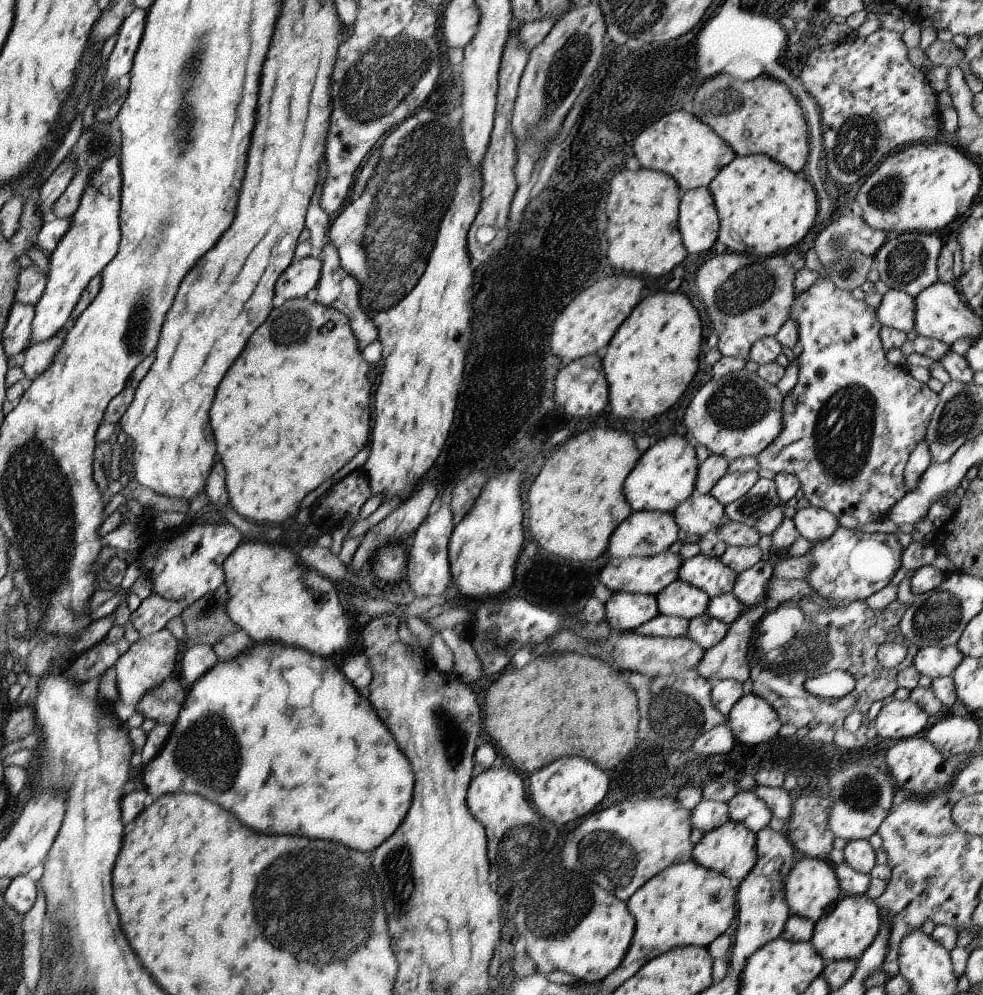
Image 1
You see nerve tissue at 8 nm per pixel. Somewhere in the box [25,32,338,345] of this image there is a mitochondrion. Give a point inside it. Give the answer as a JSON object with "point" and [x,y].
{"point":[100,142]}

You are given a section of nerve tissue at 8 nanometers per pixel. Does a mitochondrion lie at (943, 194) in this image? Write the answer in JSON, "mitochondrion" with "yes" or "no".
{"mitochondrion":"no"}

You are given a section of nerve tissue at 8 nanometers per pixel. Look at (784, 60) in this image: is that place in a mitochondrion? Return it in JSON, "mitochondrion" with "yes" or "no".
{"mitochondrion":"no"}

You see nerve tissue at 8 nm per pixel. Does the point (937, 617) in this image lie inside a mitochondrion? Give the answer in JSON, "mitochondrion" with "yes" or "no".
{"mitochondrion":"yes"}

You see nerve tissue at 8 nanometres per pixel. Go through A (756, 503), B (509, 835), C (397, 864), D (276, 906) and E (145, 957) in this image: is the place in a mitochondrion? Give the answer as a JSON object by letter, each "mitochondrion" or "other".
{"A":"mitochondrion","B":"mitochondrion","C":"mitochondrion","D":"mitochondrion","E":"other"}

